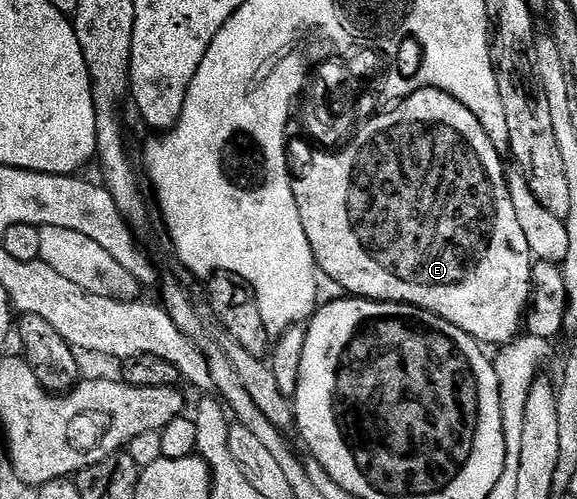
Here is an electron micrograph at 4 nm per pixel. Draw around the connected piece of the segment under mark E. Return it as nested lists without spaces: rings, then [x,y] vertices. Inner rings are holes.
[[[424,86],[419,88],[401,106],[393,108],[389,114],[380,114],[377,118],[372,118],[360,130],[360,142],[352,142],[345,150],[340,150],[336,155],[332,154],[316,154],[312,158],[312,163],[308,166],[308,171],[301,178],[297,177],[292,184],[294,192],[294,200],[298,204],[298,216],[302,216],[302,228],[306,228],[306,240],[310,240],[310,248],[316,257],[316,264],[319,270],[336,280],[337,284],[344,289],[345,295],[355,296],[358,298],[369,298],[371,302],[401,302],[407,306],[417,306],[426,312],[430,312],[434,316],[438,316],[442,320],[446,320],[450,324],[454,324],[454,328],[462,328],[462,332],[466,332],[471,338],[483,344],[485,347],[501,348],[507,346],[508,343],[515,341],[522,330],[522,323],[526,318],[526,311],[530,305],[532,297],[532,268],[534,259],[530,252],[530,244],[526,244],[526,235],[523,234],[522,228],[518,224],[518,215],[514,212],[514,200],[510,200],[510,192],[508,191],[508,179],[506,177],[506,165],[502,159],[501,151],[494,148],[494,144],[490,144],[490,136],[482,128],[482,124],[478,124],[478,116],[474,116],[474,112],[470,112],[470,108],[466,108],[466,104],[462,104],[458,100],[454,100],[454,96],[450,96],[446,92],[436,90],[432,86]]]

